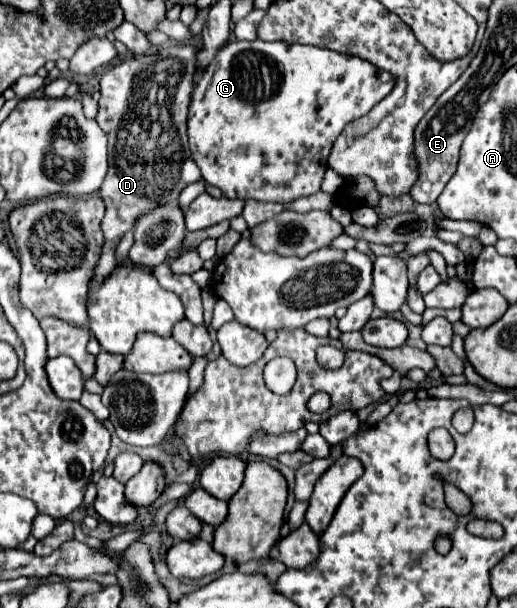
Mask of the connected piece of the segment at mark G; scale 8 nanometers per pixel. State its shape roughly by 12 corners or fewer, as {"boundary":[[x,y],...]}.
{"boundary":[[228,41],[188,143],[228,199],[320,191],[394,77],[310,45]]}

